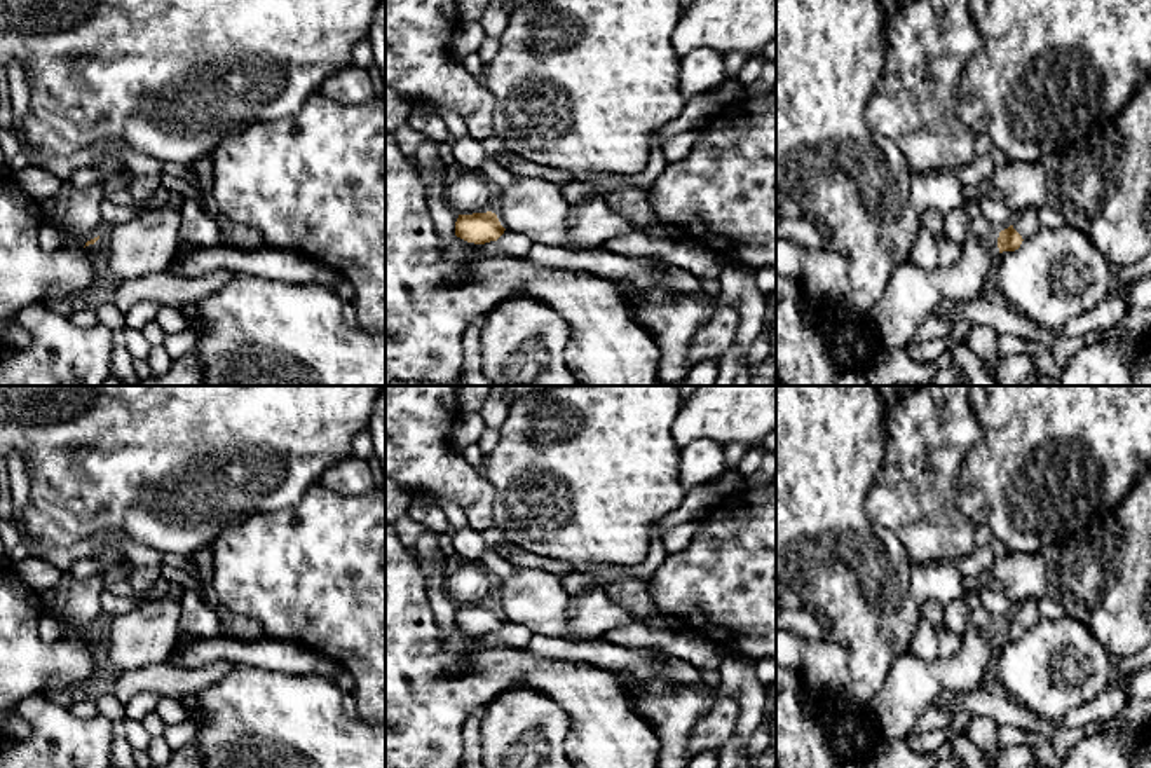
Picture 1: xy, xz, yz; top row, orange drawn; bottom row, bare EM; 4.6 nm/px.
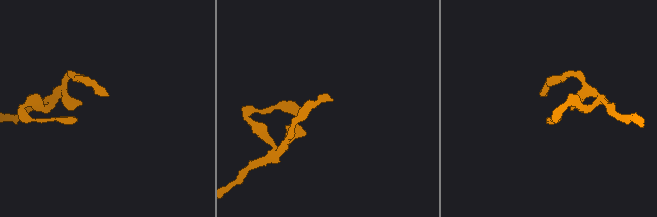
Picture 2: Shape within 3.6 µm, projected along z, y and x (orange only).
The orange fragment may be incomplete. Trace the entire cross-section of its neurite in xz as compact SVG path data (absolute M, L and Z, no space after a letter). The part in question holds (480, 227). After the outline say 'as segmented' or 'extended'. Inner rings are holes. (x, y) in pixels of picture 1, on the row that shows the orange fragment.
M495 213L459 215L455 222L455 236L474 244L497 241L504 234Z | as segmented

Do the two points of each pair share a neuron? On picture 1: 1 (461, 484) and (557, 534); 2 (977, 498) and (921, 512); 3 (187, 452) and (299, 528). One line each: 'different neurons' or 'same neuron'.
1: different neurons
2: different neurons
3: different neurons

